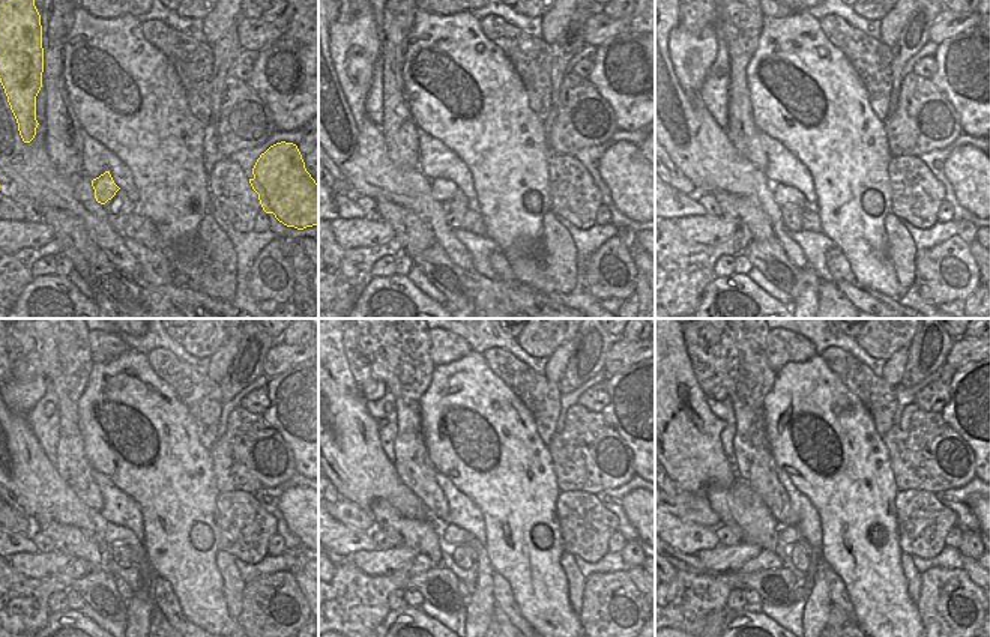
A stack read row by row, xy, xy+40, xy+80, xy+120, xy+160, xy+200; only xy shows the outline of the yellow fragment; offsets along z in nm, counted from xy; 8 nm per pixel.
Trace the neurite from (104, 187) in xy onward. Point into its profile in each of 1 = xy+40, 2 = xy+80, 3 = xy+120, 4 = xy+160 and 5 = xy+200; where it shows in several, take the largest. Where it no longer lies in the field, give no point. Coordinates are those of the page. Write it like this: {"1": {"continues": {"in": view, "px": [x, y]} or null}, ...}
{"1": {"continues": {"in": "xy+40", "px": [442, 190]}}, "2": {"continues": {"in": "xy+80", "px": [783, 194]}}, "3": {"continues": {"in": "xy+120", "px": [113, 534]}}, "4": {"continues": {"in": "xy+160", "px": [452, 534]}}, "5": {"continues": {"in": "xy+200", "px": [787, 534]}}}

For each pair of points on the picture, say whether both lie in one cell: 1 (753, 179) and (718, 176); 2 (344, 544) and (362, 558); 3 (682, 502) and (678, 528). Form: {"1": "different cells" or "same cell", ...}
{"1": "same cell", "2": "different cells", "3": "different cells"}

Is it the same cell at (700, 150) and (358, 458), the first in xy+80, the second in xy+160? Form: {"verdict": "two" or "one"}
{"verdict": "one"}

